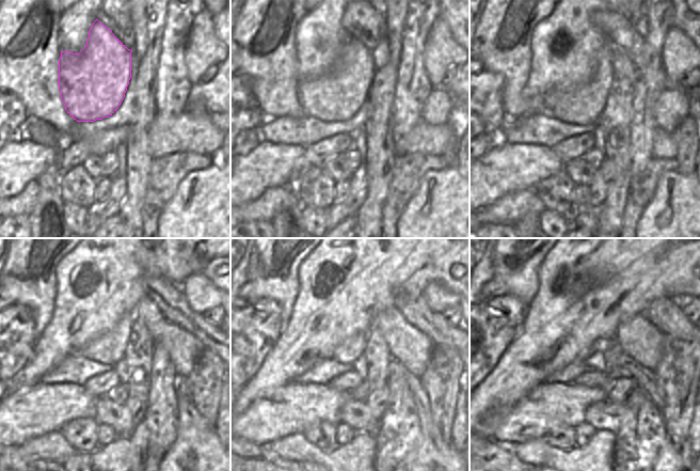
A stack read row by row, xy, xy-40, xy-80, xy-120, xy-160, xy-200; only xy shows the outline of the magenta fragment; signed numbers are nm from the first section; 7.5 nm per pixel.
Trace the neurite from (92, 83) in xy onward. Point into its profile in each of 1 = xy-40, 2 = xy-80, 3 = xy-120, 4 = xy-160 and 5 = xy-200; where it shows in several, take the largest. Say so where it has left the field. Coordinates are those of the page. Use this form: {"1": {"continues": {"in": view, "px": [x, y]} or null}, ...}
{"1": {"continues": {"in": "xy-40", "px": [336, 97]}}, "2": {"continues": {"in": "xy-80", "px": [584, 105]}}, "3": {"continues": {"in": "xy-120", "px": [109, 348]}}, "4": {"continues": {"in": "xy-160", "px": [352, 347]}}, "5": {"continues": {"in": "xy-200", "px": [599, 344]}}}

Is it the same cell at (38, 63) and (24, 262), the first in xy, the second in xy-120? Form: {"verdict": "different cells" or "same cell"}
{"verdict": "same cell"}

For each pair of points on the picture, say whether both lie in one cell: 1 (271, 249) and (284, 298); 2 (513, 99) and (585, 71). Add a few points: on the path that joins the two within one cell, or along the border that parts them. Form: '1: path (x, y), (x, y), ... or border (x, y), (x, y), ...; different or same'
1: path (271, 261), (271, 267), (264, 278), (272, 286); same
2: border (529, 71), (522, 94), (525, 97), (541, 97); different

